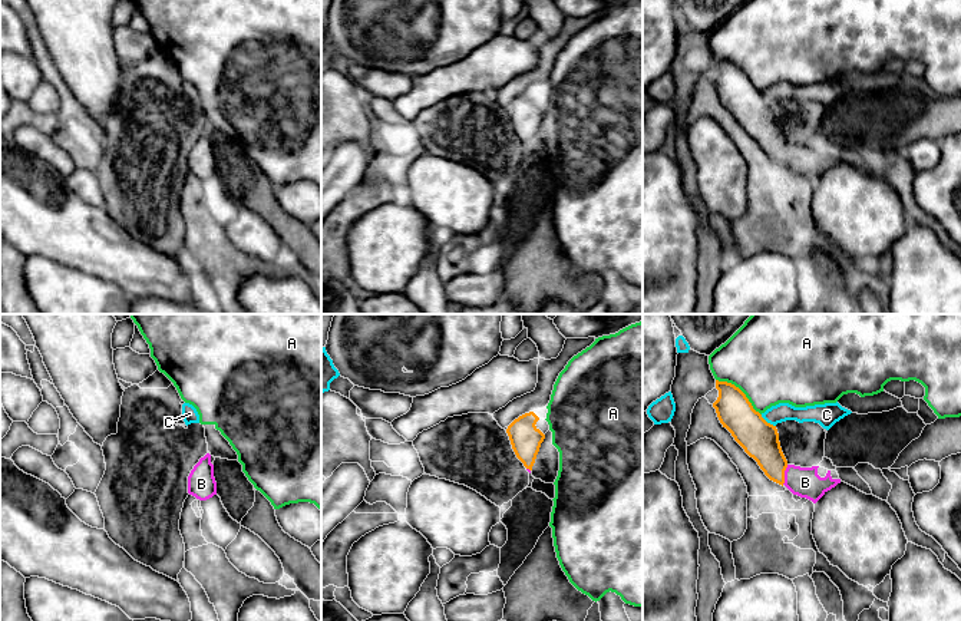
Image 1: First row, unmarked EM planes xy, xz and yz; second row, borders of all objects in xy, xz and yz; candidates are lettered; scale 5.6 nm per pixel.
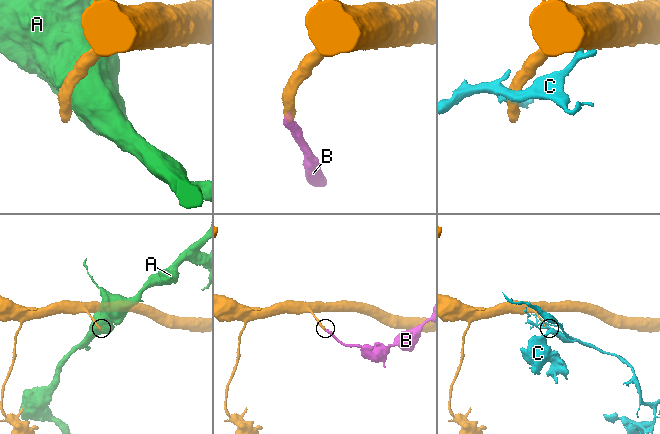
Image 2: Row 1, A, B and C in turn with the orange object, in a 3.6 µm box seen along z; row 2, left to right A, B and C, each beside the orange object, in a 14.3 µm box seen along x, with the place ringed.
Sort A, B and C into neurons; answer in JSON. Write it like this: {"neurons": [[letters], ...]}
{"neurons": [["A"], ["B"], ["C"]]}

